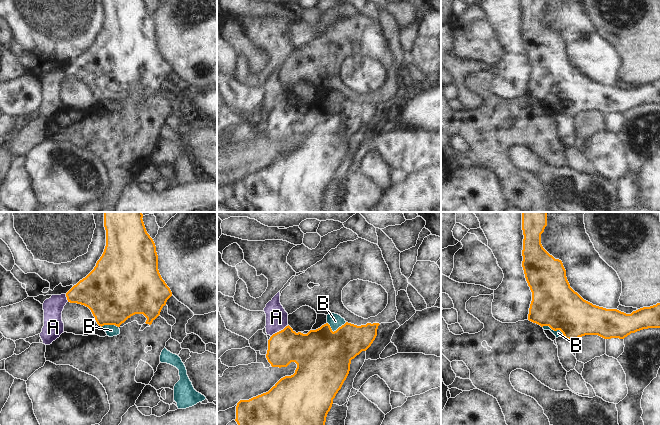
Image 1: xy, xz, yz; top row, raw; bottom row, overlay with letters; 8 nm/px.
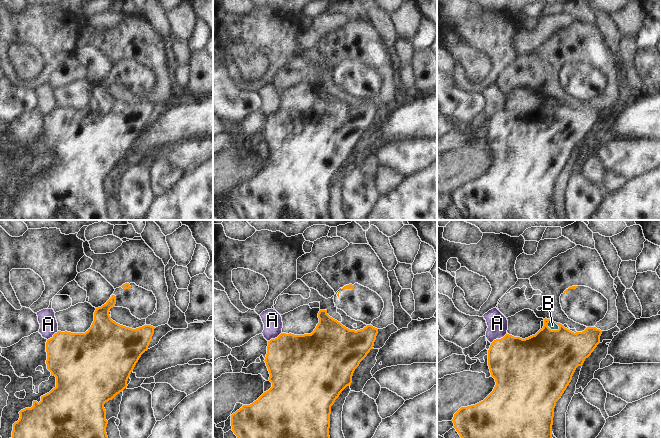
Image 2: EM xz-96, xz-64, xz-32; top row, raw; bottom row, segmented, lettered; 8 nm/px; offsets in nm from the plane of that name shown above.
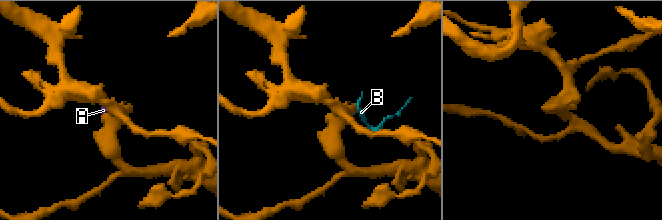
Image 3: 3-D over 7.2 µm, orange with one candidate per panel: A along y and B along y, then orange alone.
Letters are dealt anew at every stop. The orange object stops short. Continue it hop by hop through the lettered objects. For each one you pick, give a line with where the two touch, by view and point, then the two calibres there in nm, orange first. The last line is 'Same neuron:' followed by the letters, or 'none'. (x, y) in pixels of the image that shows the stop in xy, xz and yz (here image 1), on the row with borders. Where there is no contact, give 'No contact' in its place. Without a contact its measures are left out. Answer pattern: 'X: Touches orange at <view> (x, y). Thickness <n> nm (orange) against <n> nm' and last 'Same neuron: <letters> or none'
Same neuron: none.

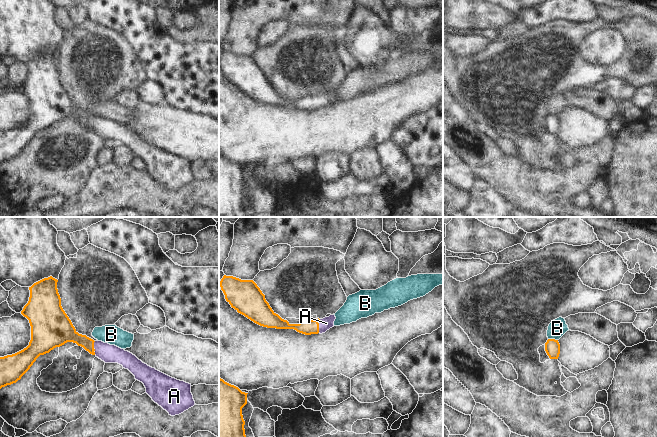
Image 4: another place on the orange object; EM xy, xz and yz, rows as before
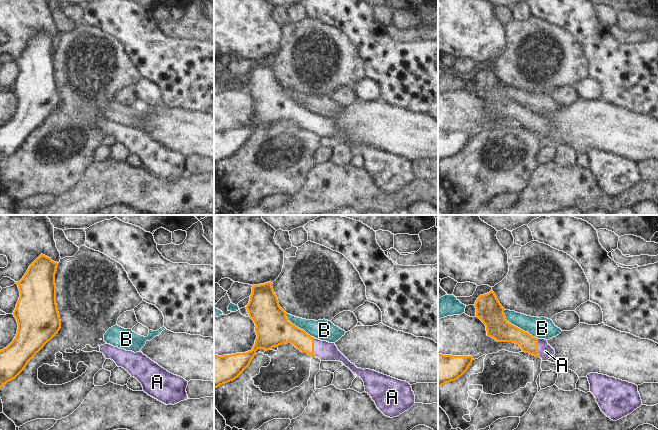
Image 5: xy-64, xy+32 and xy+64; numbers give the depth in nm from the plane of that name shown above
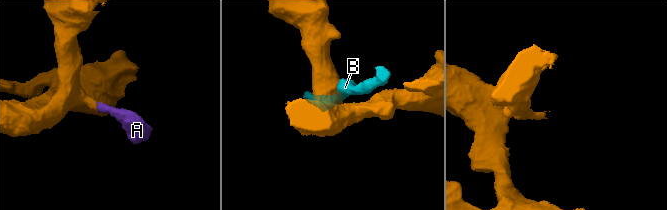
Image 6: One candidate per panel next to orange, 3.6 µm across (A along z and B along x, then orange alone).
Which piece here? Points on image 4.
A: Touches orange at xz (318, 326). Thickness 120 nm (orange) against 100 nm
Same neuron: A.

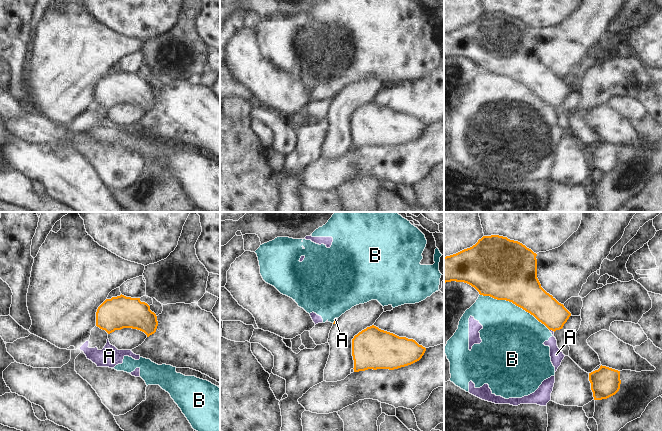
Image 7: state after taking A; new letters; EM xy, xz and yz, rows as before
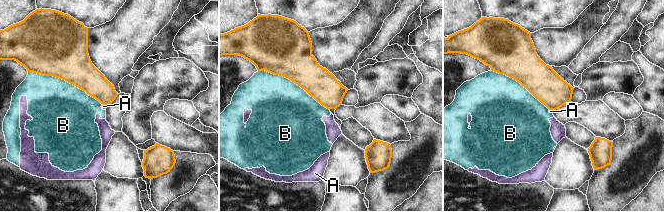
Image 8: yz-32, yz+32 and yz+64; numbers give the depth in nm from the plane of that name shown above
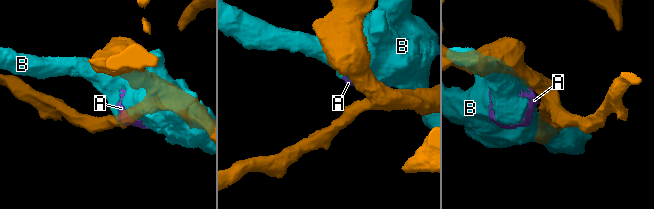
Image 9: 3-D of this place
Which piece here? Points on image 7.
Same neuron: none.

